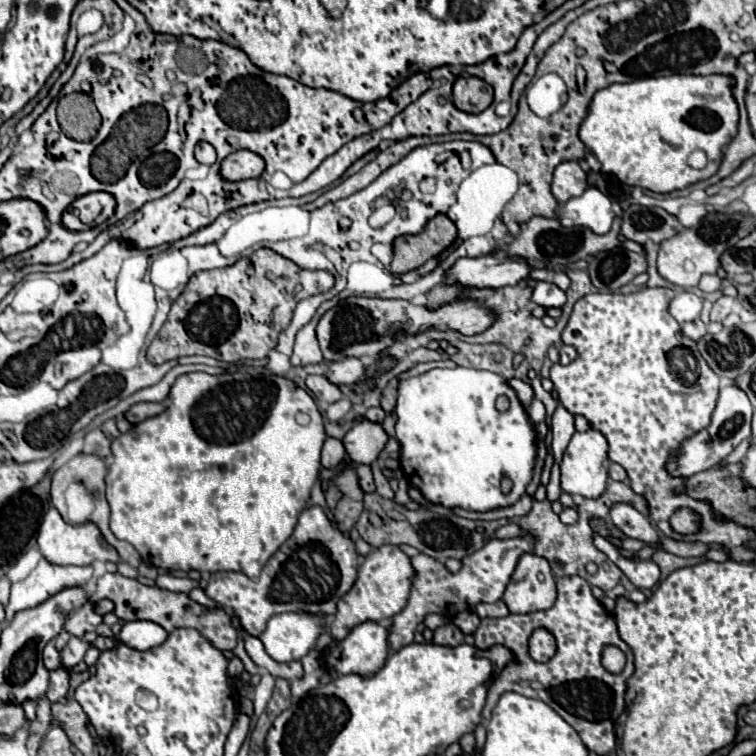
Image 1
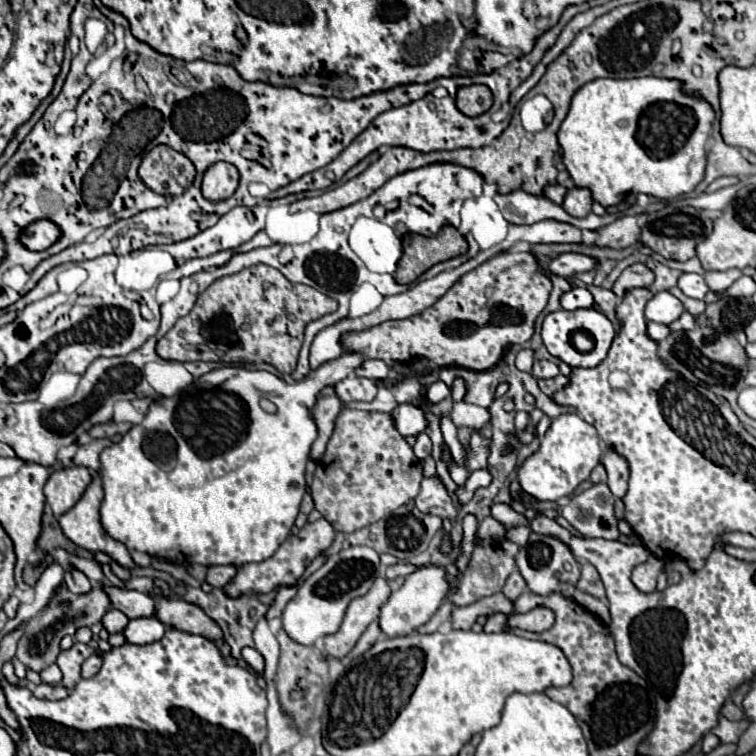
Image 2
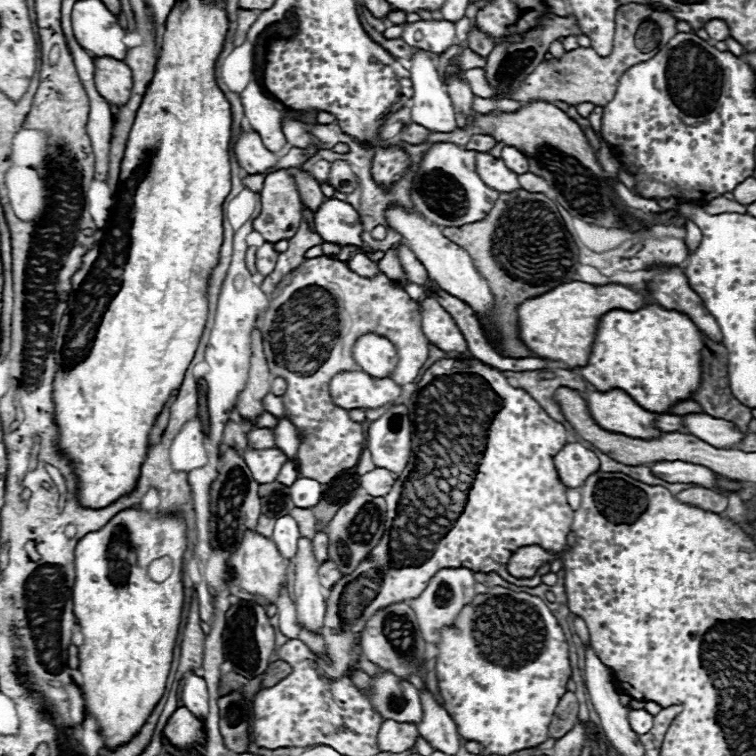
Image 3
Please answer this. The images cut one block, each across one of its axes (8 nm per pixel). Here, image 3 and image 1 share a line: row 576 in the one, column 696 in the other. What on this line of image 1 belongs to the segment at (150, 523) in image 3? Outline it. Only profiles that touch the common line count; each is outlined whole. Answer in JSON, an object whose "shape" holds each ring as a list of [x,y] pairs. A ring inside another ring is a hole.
{"shape":[[[672,74],[662,78],[644,78],[626,84],[612,84],[594,94],[594,100],[588,108],[588,116],[580,126],[580,140],[600,160],[602,172],[618,176],[618,180],[628,186],[640,186],[658,194],[682,190],[718,172],[724,148],[738,132],[740,114],[738,104],[732,96],[734,84],[734,78],[724,74]],[[694,150],[704,150],[708,156],[706,166],[700,170],[688,166],[688,156]]]}

